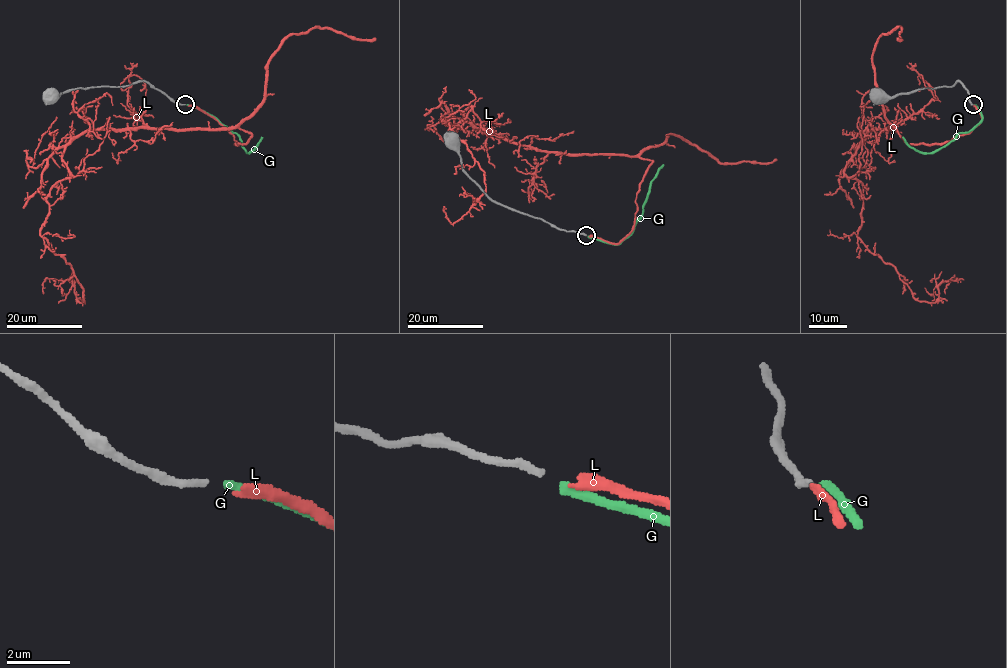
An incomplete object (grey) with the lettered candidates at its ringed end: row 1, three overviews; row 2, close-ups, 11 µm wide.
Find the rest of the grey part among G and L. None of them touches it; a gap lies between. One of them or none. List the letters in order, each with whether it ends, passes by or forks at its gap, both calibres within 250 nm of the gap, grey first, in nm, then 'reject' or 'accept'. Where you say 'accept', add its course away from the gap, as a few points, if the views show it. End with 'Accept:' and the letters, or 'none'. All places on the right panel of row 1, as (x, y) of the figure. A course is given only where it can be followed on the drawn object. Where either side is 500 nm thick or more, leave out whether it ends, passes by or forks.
G: it ends | 240/280 nm | reject
L: it ends | 240/300 nm | accept | via (974, 105), (982, 120), (940, 143), (869, 131), (843, 171), (865, 246), (916, 299), (961, 278), (945, 293)
Accept: L

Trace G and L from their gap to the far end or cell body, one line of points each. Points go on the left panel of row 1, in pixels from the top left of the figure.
G: (187, 104), (215, 117), (236, 133), (247, 152), (261, 136)
L: (188, 105), (235, 144), (251, 135), (98, 129), (64, 150), (40, 235), (85, 302), (64, 280), (43, 293)

